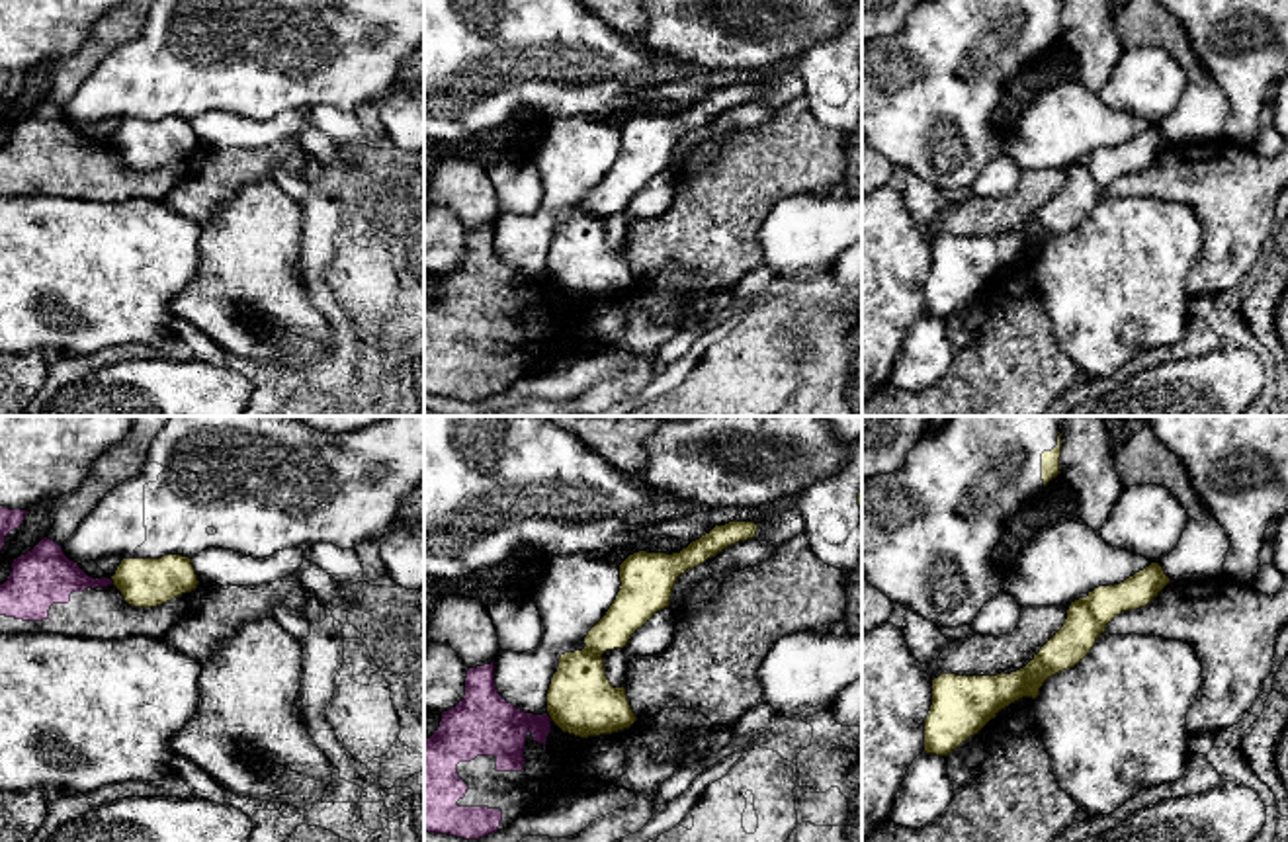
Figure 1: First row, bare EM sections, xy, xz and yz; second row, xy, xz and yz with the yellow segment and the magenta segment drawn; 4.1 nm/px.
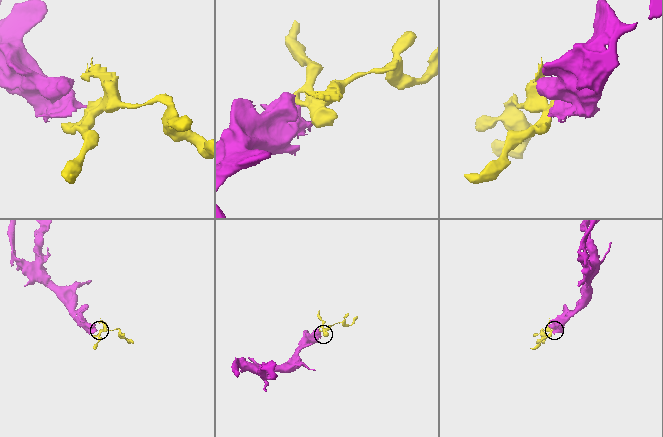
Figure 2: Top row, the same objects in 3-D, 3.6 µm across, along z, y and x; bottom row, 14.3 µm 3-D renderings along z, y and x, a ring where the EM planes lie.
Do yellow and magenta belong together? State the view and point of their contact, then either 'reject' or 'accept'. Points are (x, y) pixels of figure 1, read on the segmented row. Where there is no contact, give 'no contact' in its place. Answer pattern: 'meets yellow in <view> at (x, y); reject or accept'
meets yellow in xz at (550, 715); reject

